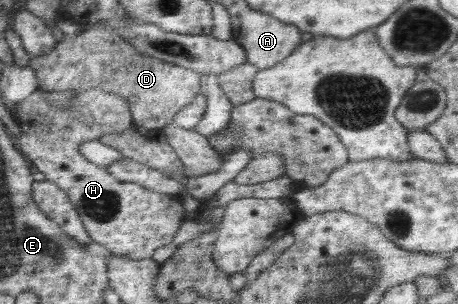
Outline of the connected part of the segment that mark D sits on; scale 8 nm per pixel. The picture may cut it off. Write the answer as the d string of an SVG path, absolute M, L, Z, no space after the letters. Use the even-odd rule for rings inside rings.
M106 24L92 26L73 38L63 37L52 52L30 59L29 67L36 71L42 90L102 89L124 97L130 103L134 125L159 130L172 123L173 118L201 92L200 73L137 52Z

